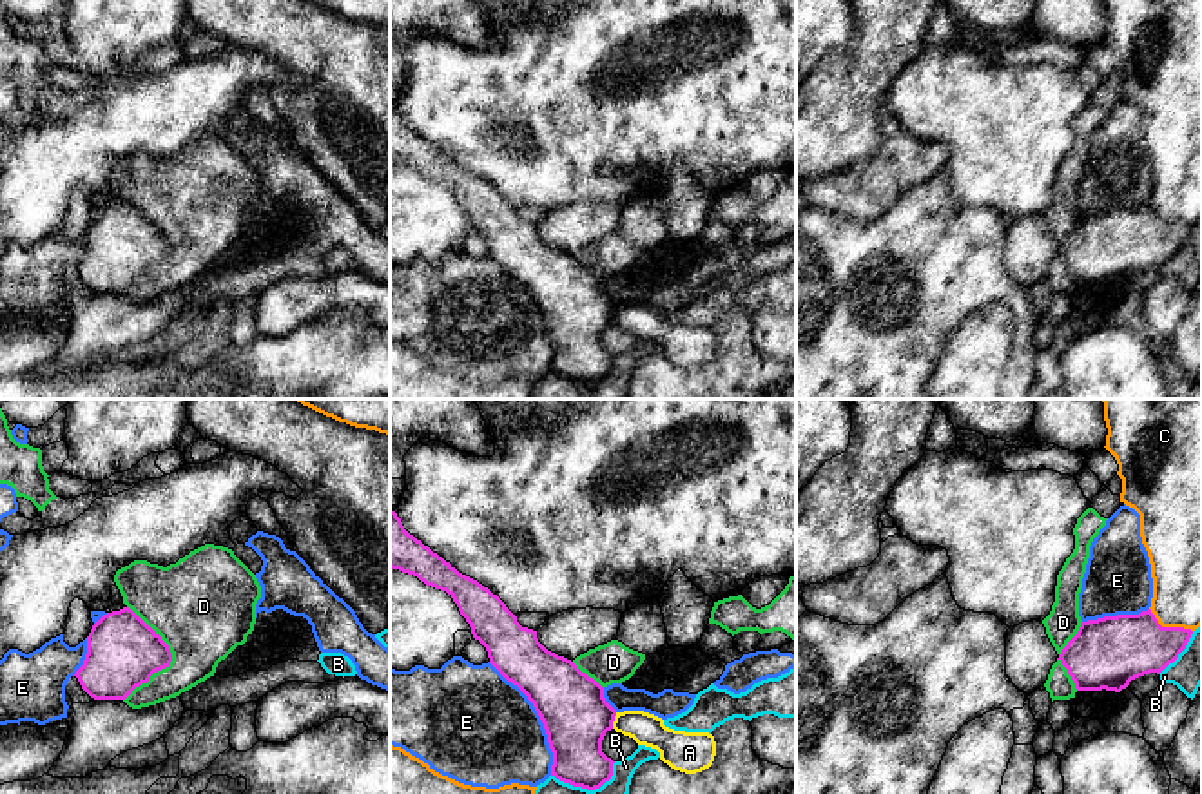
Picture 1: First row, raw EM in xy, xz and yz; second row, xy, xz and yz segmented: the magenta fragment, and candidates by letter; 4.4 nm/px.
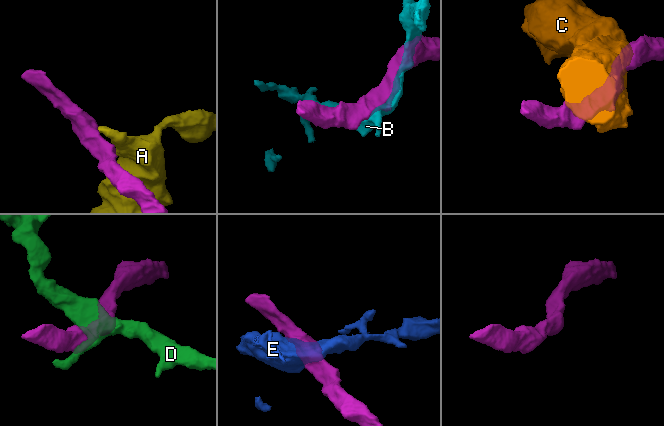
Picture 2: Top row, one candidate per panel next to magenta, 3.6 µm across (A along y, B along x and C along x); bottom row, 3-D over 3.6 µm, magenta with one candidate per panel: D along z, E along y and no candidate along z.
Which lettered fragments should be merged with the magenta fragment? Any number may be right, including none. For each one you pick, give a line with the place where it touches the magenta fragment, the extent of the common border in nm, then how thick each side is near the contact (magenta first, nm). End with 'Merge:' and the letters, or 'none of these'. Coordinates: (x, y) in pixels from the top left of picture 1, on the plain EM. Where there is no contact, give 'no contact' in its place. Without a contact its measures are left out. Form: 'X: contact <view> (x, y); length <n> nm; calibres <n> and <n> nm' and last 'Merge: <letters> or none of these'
Merge: none of these

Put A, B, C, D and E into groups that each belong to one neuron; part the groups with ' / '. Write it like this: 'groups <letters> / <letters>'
groups A / B / C E / D

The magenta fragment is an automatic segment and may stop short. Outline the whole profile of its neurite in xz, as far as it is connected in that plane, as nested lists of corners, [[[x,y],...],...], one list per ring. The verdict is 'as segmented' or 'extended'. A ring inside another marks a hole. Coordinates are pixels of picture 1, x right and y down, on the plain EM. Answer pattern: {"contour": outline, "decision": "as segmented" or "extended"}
{"contour": [[[390,105],[390,161],[417,170],[426,179],[446,185],[486,245],[490,257],[517,279],[538,306],[553,346],[551,370],[587,384],[600,382],[613,370],[613,353],[602,346],[602,334],[613,323],[616,305],[606,295],[604,281],[571,254],[548,245],[537,225],[522,221],[506,198],[477,174],[459,167],[450,156],[410,129]]], "decision": "as segmented"}

